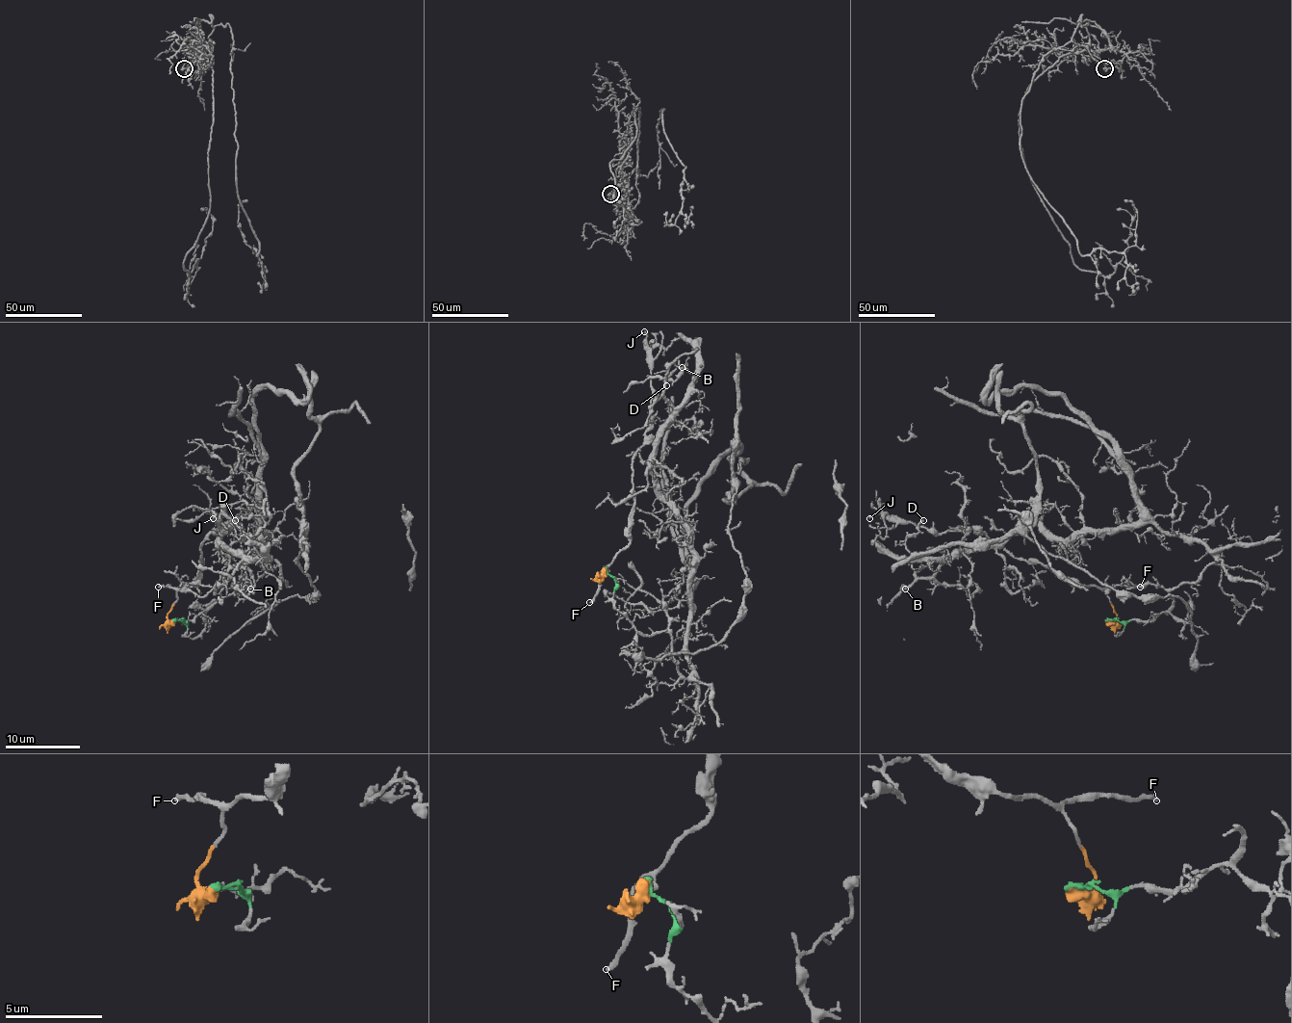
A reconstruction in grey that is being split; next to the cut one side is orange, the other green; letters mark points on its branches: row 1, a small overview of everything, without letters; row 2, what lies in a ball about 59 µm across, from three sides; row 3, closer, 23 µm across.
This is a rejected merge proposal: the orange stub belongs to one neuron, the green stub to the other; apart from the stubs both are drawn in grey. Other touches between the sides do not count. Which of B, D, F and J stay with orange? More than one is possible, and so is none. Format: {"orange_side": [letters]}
{"orange_side": ["F", "J"]}

